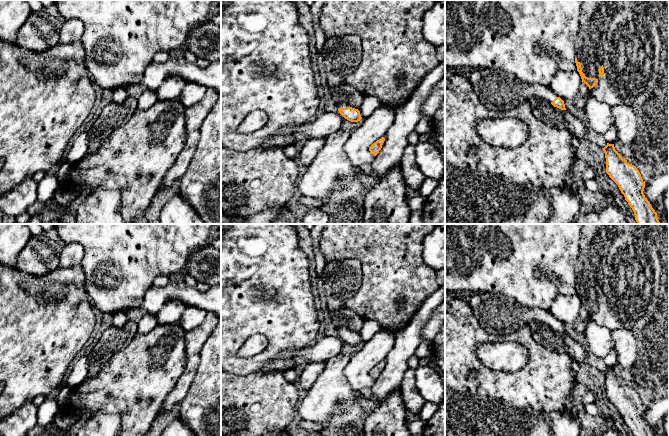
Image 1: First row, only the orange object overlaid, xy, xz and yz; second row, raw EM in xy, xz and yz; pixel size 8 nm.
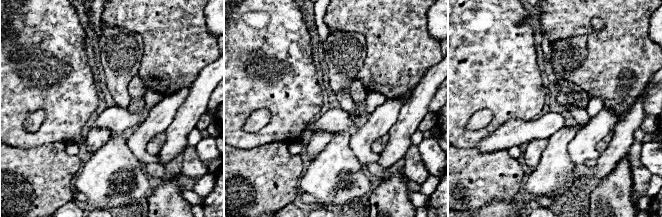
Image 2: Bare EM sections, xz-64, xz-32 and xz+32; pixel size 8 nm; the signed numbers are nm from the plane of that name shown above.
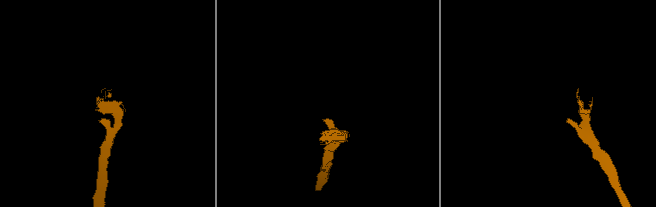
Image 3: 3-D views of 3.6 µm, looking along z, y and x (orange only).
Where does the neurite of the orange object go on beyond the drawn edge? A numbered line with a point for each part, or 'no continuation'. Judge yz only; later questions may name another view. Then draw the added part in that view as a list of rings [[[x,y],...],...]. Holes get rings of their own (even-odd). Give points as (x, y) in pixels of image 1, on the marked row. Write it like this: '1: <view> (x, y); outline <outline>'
1: yz (596, 15); outline [[[614,0],[583,1],[575,51],[582,72],[588,78],[600,79],[598,69],[604,61],[603,42],[613,16]]]
2: yz (497, 90); outline [[[473,69],[468,78],[481,103],[491,111],[513,110],[532,97],[550,103],[557,97],[549,87],[522,82],[502,70]]]

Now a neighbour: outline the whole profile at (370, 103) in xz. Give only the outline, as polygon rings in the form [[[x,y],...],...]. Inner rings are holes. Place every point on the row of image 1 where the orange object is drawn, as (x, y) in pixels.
[[[364,96],[363,102],[359,108],[362,119],[369,117],[380,106],[380,100],[377,97]]]

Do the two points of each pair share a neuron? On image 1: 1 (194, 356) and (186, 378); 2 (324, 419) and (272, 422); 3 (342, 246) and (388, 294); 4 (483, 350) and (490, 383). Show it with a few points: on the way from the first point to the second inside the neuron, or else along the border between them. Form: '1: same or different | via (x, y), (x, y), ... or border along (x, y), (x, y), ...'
1: same | via (192, 361), (189, 373)
2: different | border along (302, 394), (296, 407), (296, 416)
3: same | via (357, 249), (387, 279)
4: different | border along (476, 345), (476, 356), (484, 365), (508, 371)

